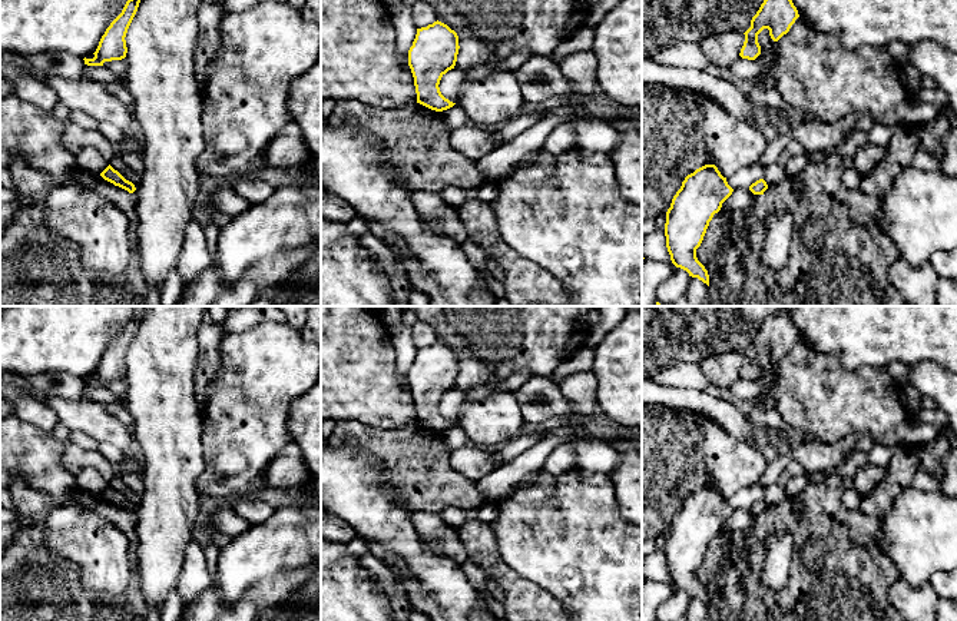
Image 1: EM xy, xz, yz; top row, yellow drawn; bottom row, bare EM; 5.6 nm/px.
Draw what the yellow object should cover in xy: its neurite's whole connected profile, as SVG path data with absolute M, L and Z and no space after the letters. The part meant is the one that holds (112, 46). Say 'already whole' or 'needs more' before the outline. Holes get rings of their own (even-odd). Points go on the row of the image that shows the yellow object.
already whole; M128 0L122 13L110 23L102 36L93 59L83 59L87 66L103 66L105 62L126 57L126 33L138 11L140 0Z

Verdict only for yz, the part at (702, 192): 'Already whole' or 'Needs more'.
Already whole

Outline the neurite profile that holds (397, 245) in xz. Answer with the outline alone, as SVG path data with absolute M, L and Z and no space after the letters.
M393 239L387 243L393 249L393 253L394 253L394 259L391 260L391 263L394 266L400 266L404 272L407 269L407 259L403 258L403 252L404 252L403 240L401 239Z

